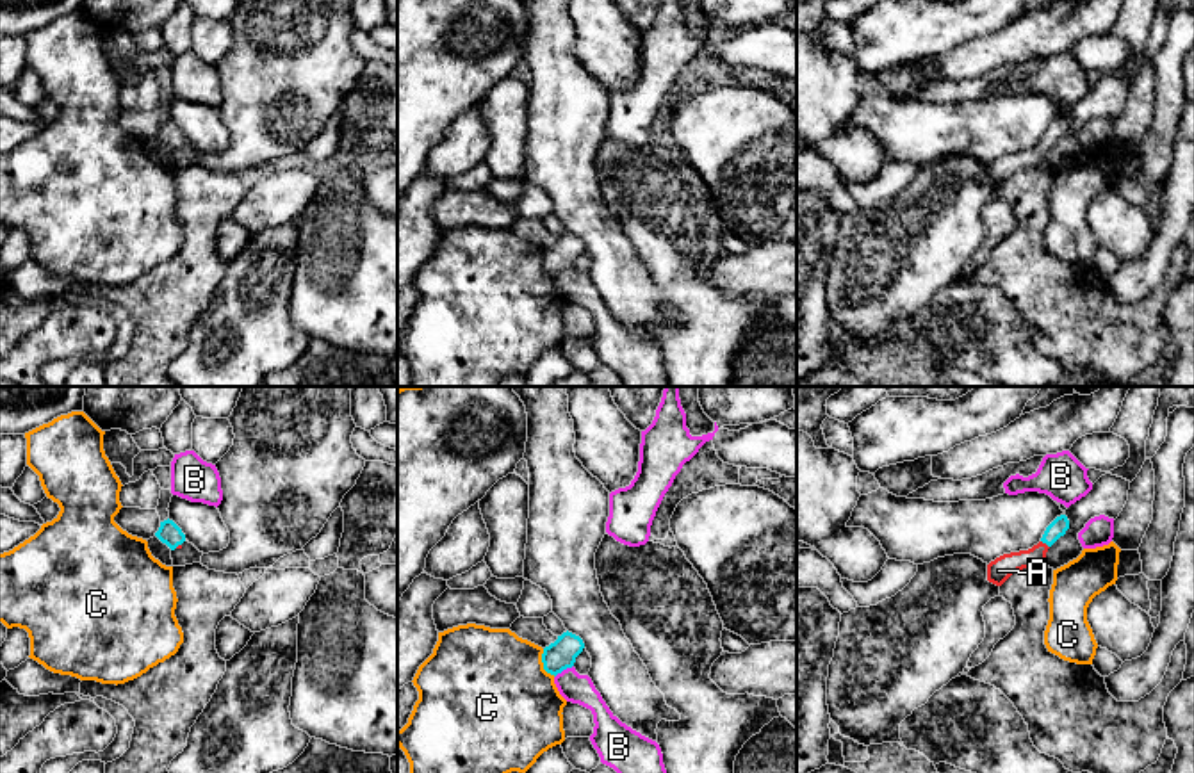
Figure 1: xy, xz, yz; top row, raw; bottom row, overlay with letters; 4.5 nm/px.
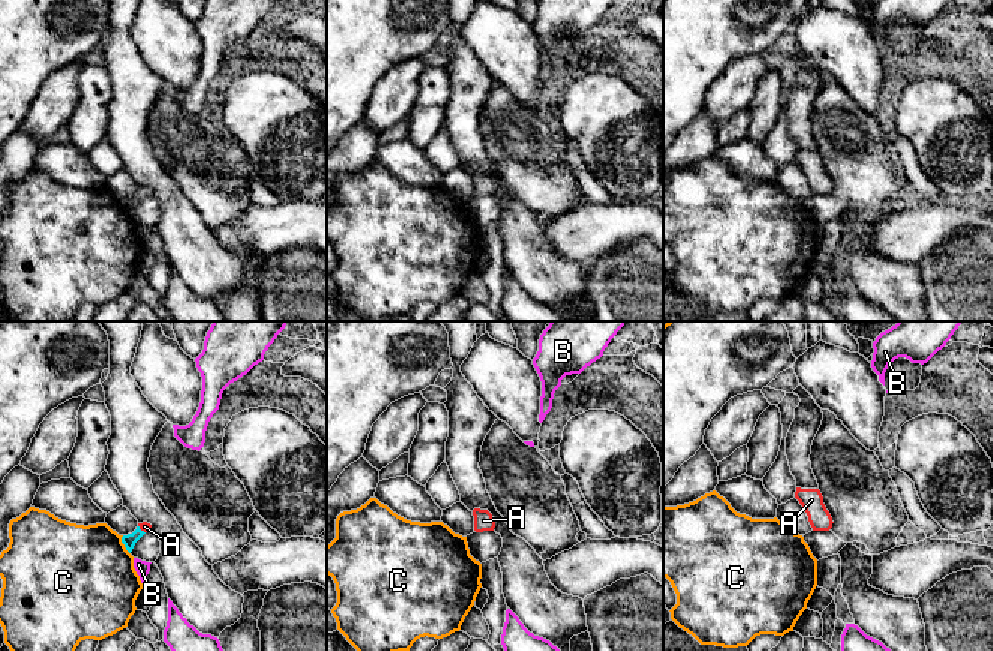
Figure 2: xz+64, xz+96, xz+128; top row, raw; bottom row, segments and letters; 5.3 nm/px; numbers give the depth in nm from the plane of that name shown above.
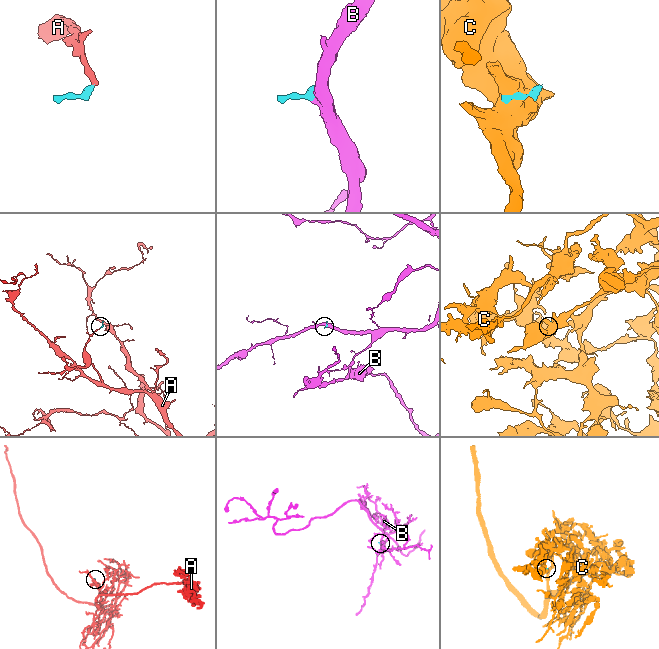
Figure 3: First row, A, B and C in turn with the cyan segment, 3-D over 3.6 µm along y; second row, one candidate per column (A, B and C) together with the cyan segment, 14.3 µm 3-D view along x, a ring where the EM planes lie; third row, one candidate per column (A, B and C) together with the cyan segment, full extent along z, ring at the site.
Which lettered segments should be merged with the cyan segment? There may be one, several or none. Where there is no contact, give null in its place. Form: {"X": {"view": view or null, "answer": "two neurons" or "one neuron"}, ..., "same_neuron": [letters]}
{"A": {"view": "yz", "answer": "one neuron"}, "B": {"view": "xz", "answer": "two neurons"}, "C": {"view": "xz", "answer": "two neurons"}, "same_neuron": ["A"]}

